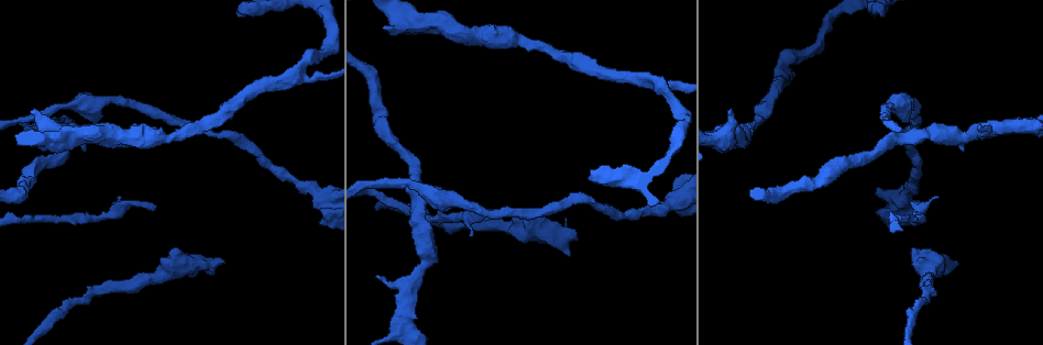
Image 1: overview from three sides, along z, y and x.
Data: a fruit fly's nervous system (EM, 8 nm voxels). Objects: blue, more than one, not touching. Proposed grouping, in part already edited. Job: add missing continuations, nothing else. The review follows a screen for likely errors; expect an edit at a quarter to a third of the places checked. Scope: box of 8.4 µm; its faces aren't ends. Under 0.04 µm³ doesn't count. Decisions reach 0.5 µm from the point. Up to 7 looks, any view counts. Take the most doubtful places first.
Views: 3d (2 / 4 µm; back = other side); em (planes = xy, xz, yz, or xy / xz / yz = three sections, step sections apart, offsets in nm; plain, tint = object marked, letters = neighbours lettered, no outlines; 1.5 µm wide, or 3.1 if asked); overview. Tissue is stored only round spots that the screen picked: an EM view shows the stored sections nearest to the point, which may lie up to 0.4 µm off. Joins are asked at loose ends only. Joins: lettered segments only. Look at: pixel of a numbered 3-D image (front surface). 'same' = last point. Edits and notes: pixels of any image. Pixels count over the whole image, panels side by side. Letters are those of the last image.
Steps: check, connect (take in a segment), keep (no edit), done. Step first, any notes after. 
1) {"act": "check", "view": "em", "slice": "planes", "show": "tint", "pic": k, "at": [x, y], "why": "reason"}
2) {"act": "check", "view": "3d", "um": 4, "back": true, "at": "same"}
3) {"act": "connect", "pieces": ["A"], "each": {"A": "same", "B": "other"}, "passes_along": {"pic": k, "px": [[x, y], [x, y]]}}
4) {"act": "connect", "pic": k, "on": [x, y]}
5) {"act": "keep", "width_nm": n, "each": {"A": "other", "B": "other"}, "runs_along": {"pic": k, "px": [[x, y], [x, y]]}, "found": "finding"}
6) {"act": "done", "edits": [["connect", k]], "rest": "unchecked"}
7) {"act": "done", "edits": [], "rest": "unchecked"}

{"act": "check", "view": "em", "slice": "yz", "step": 8, "show": "letters", "pic": 1, "at": [956, 262]}

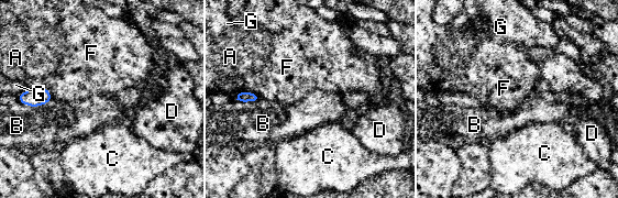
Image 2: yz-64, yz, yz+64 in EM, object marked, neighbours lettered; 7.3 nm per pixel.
{"act": "keep", "each": {"A": "other", "B": "other", "C": "other", "D": "other", "F": "other", "G": "other"}, "border": {"pic": 2, "px": [[34, 87], [45, 87], [53, 97]]}, "found": "none of them fits"}

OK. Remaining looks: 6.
{"act": "check", "view": "3d", "um": 4, "pic": 1, "at": [155, 210], "why": "thin end"}

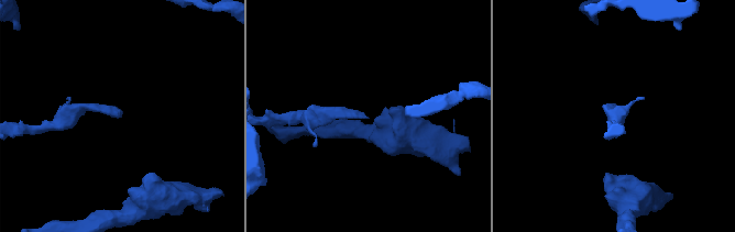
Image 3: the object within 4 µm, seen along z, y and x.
{"act": "check", "view": "em", "slice": "xz", "step": 4, "show": "tint", "pic": 3, "at": [119, 114]}

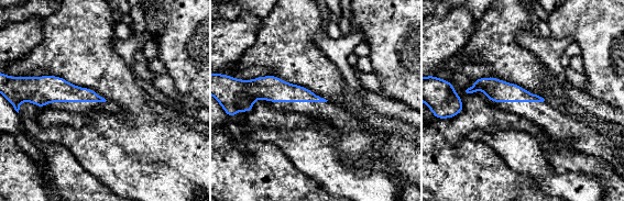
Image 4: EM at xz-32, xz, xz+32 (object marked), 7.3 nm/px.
{"act": "check", "view": "em", "slice": "planes", "show": "letters", "at": "same"}

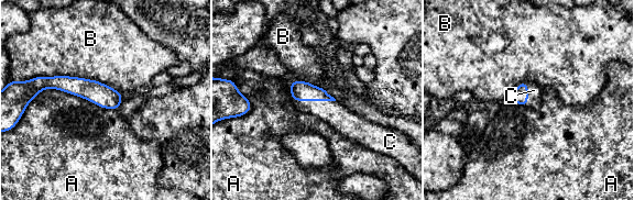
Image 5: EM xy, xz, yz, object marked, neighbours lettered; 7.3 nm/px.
{"act": "connect", "pieces": ["C"], "width_nm": 120, "each": {"A": "other", "B": "other", "C": "same"}, "found": "it goes on there"}

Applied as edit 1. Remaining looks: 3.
{"act": "check", "view": "3d", "um": 4, "pic": 1, "at": [32, 112], "why": "free end"}

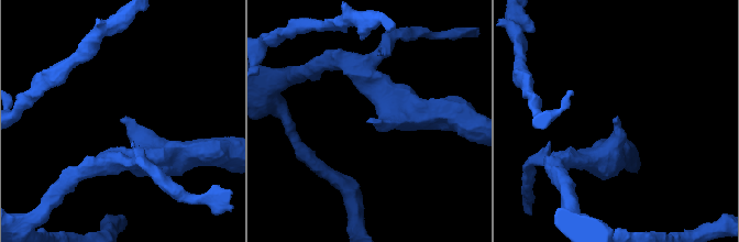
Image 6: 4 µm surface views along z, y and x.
{"act": "check", "view": "em", "slice": "xz", "step": 8, "show": "tint", "pic": 6, "at": [617, 120], "why": "shape alone is not enough"}

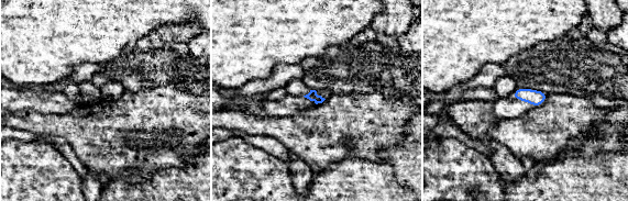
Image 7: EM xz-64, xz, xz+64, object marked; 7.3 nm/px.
{"act": "check", "view": "em", "slice": "planes", "show": "letters", "at": "same", "why": "cut it another way"}

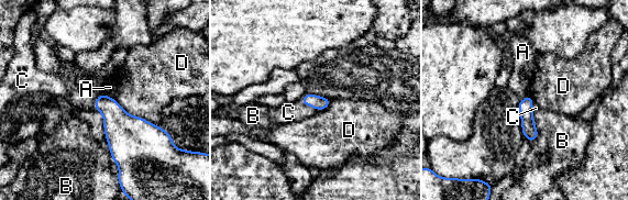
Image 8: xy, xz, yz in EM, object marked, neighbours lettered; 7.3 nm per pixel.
{"act": "connect", "pieces": ["C"], "each": {"A": "other", "B": "other", "C": "same", "D": "other"}, "found": "it goes on there"}

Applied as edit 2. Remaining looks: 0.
{"act": "done", "edits": [["connect", 5], ["connect", 8]], "rest": "unchecked"}

